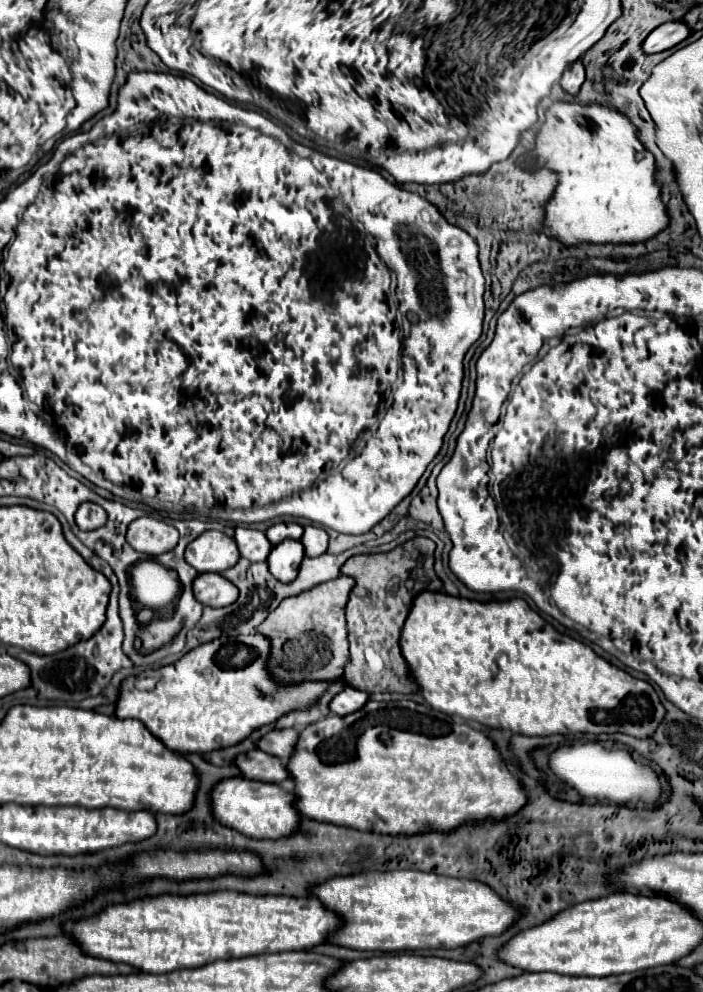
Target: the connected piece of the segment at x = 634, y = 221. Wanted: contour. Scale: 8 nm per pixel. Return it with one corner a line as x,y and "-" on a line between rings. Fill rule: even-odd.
557,102
547,111
547,121
537,135
537,161
545,161
549,169
559,173
559,185
553,199
547,203
545,233
559,239
563,245
579,243
637,243
653,237
667,227
665,205
659,199
655,183
655,159
641,141
629,119
603,105
579,105

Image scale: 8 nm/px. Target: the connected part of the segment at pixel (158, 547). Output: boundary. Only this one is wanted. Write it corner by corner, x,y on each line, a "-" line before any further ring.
141,517
129,525
129,545
147,555
161,555
179,541
177,529
160,518

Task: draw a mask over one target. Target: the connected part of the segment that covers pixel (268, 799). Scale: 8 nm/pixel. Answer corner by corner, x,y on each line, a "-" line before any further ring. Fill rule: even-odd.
227,777
211,789
209,799
211,813
215,819
219,819
225,827
235,829
251,838
279,839
287,837
299,827
299,813
293,809
293,793
283,791
279,785
249,781
243,777

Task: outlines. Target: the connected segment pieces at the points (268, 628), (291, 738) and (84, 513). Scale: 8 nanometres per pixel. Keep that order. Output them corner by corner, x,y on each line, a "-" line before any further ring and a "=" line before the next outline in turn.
341,575
325,581
301,595
287,597
269,613
267,621
257,627
257,633
271,643
267,669
281,685
301,685
305,681
335,681
343,675
343,665
349,659
345,603
355,585
353,577
=
291,727
291,729
273,729
257,741
257,749
265,751
269,755
275,755
275,757
279,757
281,761
287,763
291,753
293,753
293,747
297,743
297,735
299,735
299,731
295,727
=
81,503
75,513
75,521
81,531
93,531
93,529
99,529
101,525
105,525
107,513
97,503

